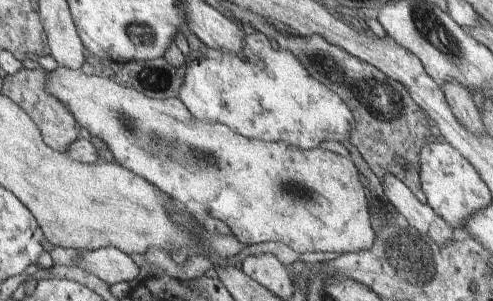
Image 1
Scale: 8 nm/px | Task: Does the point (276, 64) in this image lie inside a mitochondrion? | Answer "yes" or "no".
no

